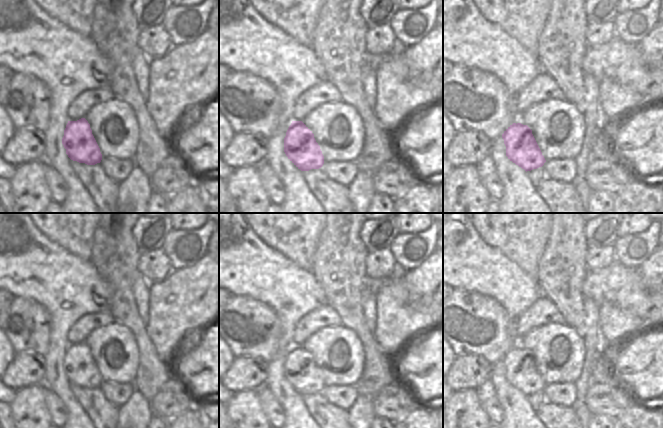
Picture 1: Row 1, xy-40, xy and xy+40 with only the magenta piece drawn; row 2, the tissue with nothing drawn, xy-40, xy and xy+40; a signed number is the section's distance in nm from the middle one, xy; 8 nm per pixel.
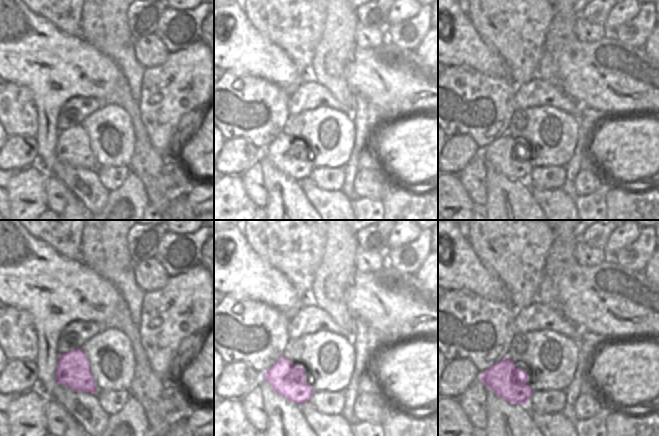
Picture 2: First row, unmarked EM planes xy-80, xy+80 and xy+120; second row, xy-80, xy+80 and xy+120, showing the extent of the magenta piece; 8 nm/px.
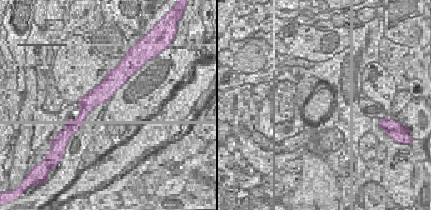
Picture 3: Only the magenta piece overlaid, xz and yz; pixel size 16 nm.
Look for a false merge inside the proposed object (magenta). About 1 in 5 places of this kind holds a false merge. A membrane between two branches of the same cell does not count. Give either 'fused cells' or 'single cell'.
single cell

